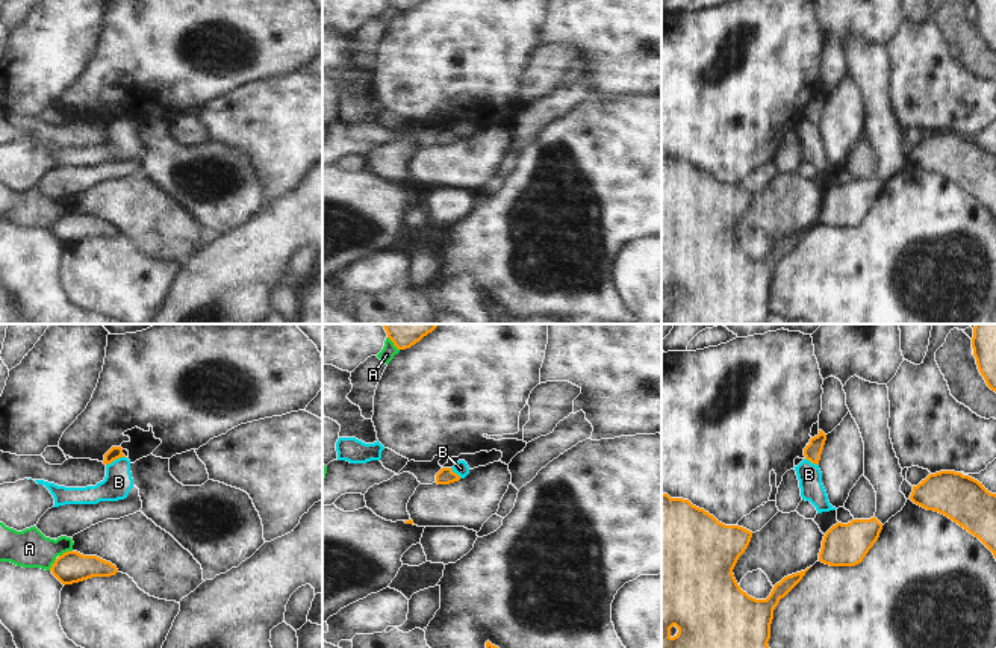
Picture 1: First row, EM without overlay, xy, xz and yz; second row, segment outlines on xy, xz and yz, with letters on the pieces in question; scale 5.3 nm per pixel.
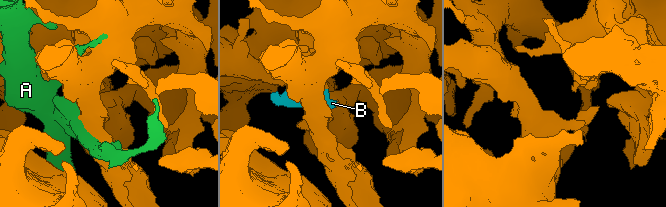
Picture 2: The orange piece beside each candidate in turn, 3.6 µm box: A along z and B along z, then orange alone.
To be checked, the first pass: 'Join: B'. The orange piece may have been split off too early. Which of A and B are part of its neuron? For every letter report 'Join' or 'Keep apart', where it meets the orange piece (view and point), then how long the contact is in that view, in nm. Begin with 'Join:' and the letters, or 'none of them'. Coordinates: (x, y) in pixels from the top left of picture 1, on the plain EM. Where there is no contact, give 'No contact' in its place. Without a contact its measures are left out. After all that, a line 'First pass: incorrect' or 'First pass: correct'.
Join: none of them
A: Keep apart. Touches orange at xy (67, 212). Shared border 80 nm
B: Keep apart. Touches orange at xy (115, 120). Shared border 120 nm
First pass: incorrect

